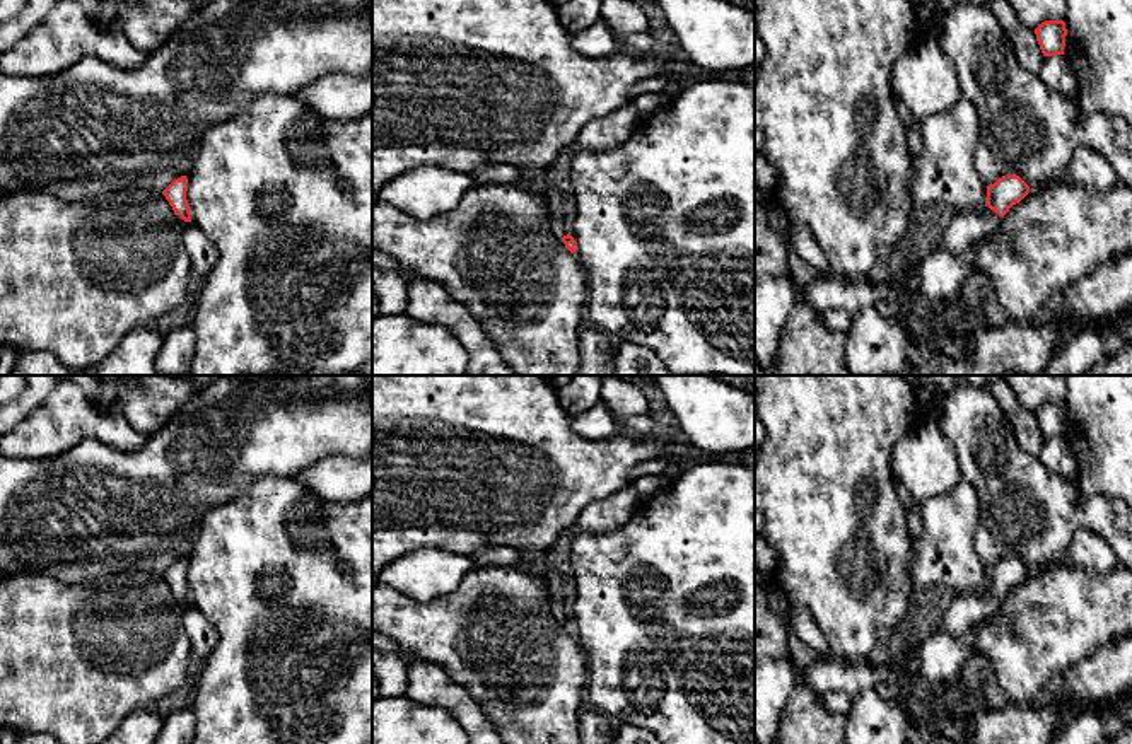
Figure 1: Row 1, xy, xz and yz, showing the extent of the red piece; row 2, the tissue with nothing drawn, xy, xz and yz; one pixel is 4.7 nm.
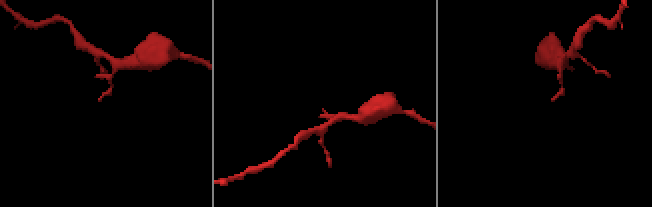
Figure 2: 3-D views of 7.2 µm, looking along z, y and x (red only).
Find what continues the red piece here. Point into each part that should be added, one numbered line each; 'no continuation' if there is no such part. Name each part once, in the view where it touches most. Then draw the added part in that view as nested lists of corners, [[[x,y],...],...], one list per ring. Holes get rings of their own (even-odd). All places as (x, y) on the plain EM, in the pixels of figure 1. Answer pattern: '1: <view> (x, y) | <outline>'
1: yz (963, 611) | [[[989,589],[970,594],[953,594],[939,630],[958,635],[963,630],[973,628],[982,618],[997,611],[999,606],[1001,599]]]

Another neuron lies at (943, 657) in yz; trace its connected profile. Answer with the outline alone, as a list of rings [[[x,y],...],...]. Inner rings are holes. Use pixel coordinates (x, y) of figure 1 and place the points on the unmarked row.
[[[973,628],[958,635],[937,630],[913,643],[920,659],[920,669],[913,676],[919,688],[960,683],[966,664],[977,655]]]

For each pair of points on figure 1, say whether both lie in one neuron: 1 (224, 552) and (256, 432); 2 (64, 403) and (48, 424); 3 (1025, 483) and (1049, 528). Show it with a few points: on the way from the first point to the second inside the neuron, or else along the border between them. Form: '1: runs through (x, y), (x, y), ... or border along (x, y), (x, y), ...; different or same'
1: border along (279, 476), (258, 476), (207, 512); different
2: runs through (64, 408), (53, 418); same
3: runs through (1025, 494), (1025, 504), (1038, 517); same

